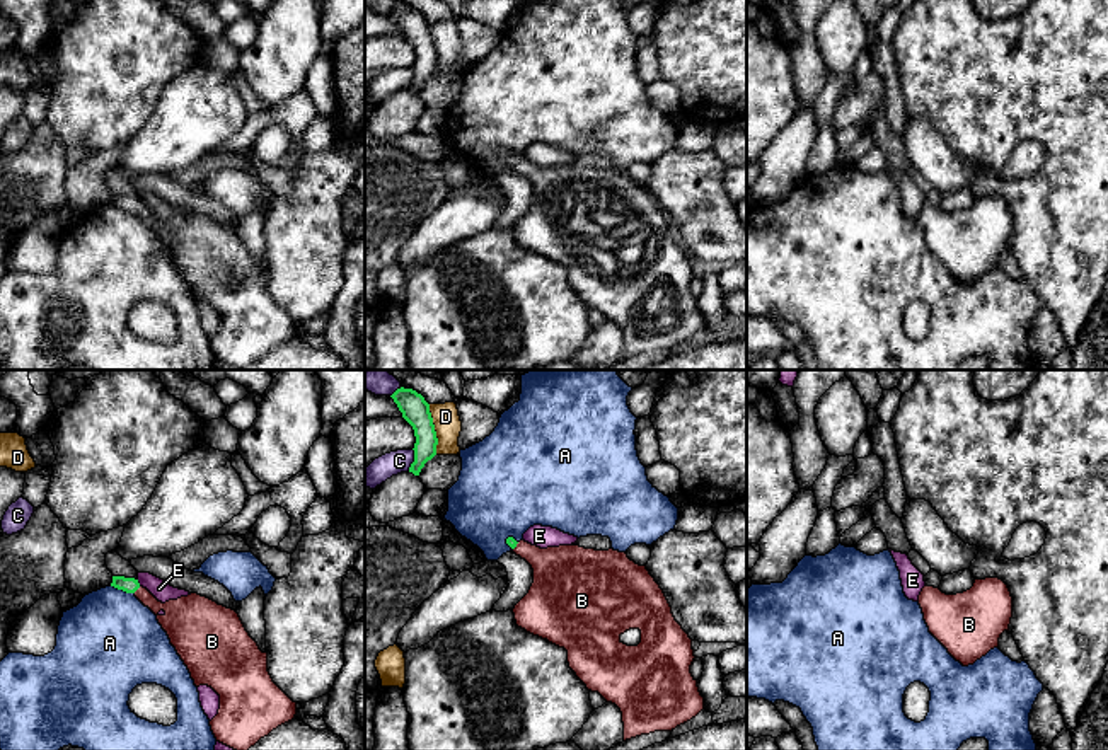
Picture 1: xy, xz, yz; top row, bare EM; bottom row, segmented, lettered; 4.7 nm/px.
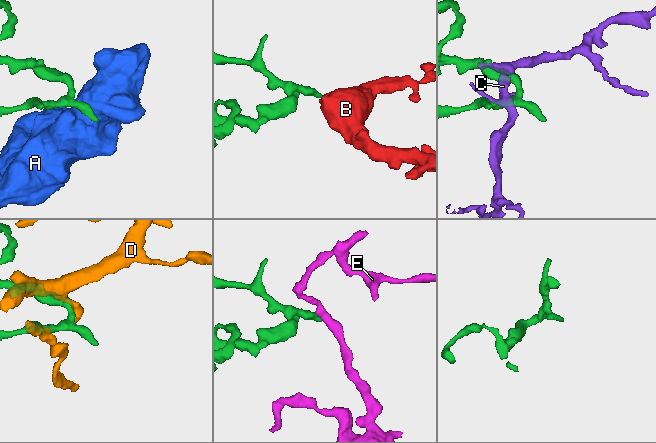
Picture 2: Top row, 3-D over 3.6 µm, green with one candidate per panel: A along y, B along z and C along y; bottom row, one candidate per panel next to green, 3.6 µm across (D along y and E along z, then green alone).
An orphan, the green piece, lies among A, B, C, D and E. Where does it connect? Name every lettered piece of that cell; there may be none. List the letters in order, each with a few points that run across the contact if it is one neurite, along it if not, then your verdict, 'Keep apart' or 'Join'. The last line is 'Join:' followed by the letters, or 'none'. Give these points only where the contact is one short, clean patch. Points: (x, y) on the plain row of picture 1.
A: Line: xy (111, 203), (133, 212). Keep apart
B: Line: xy (130, 203), (137, 207), (181, 236). Join
C: Keep apart
D: Keep apart
E: Line: xy (137, 198), (140, 203). Keep apart
Join: B

